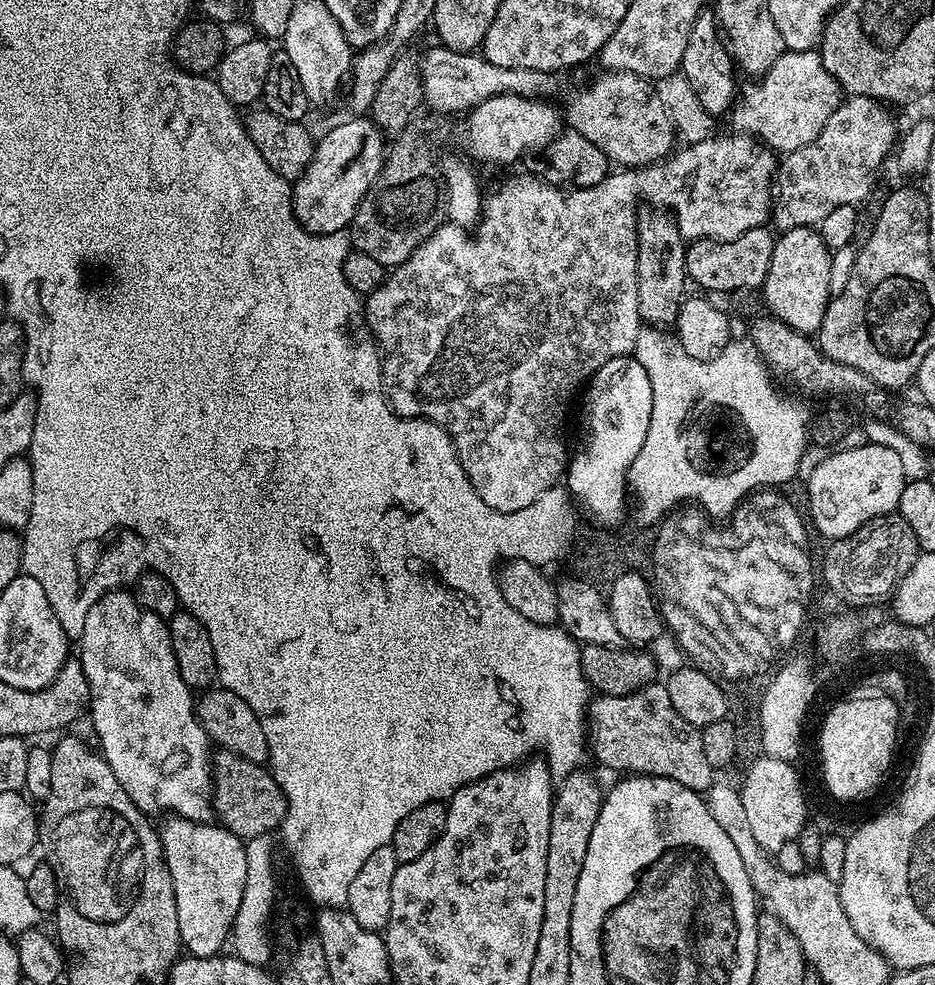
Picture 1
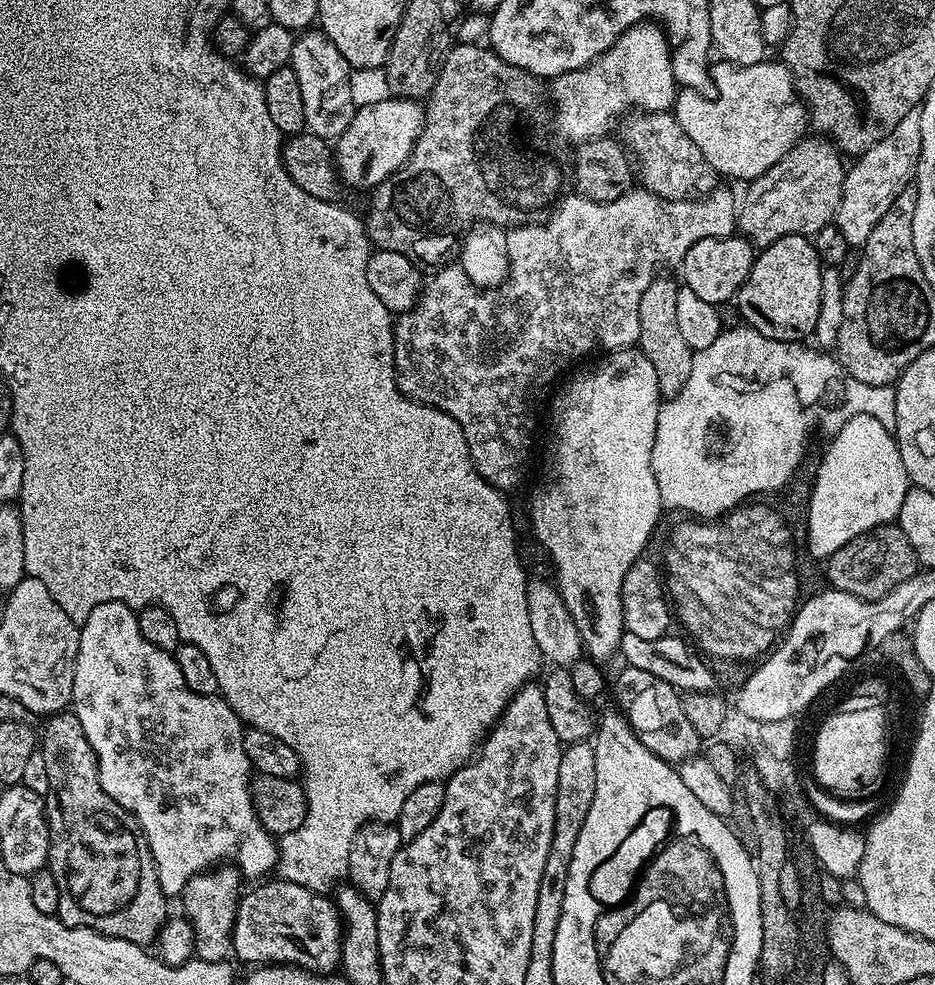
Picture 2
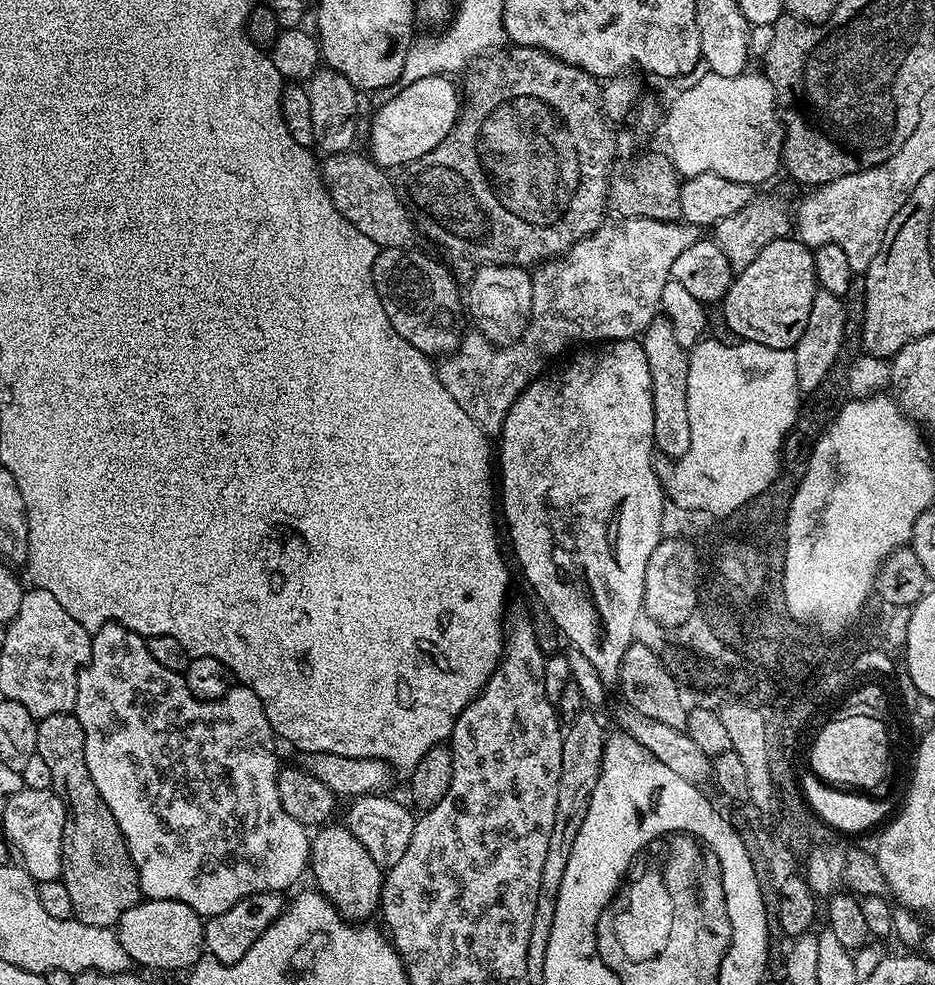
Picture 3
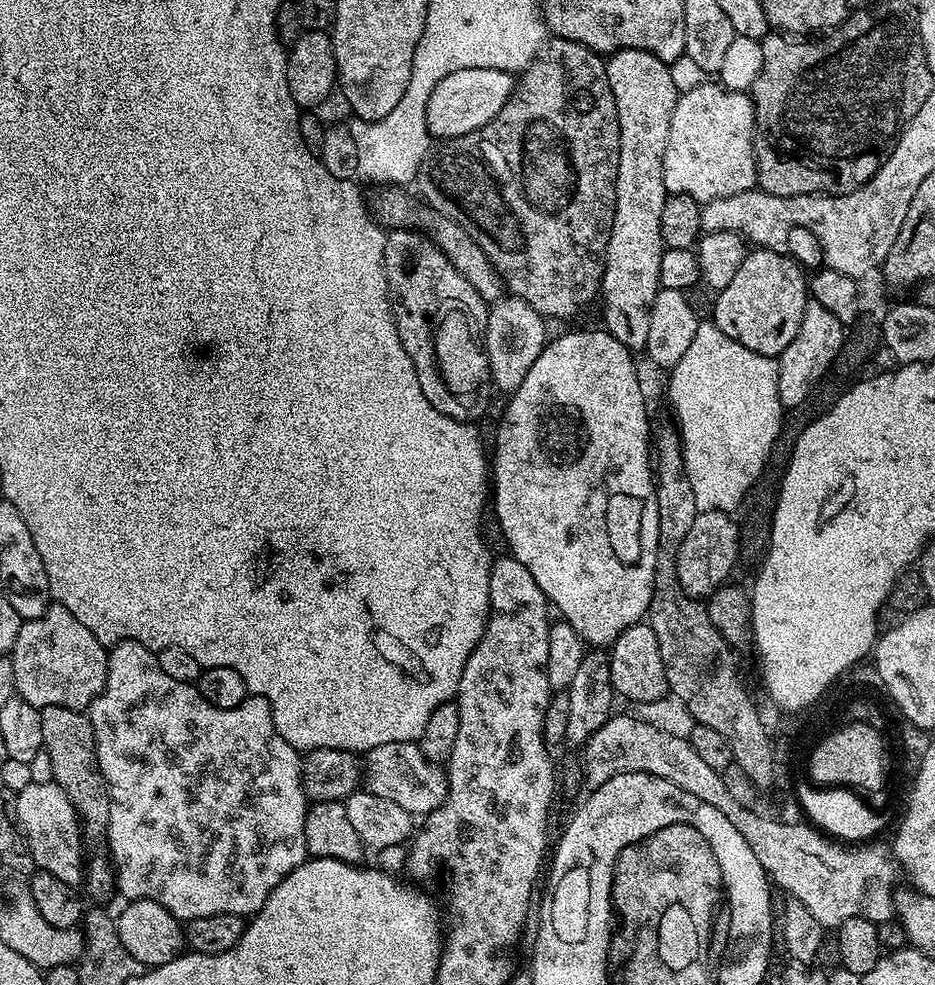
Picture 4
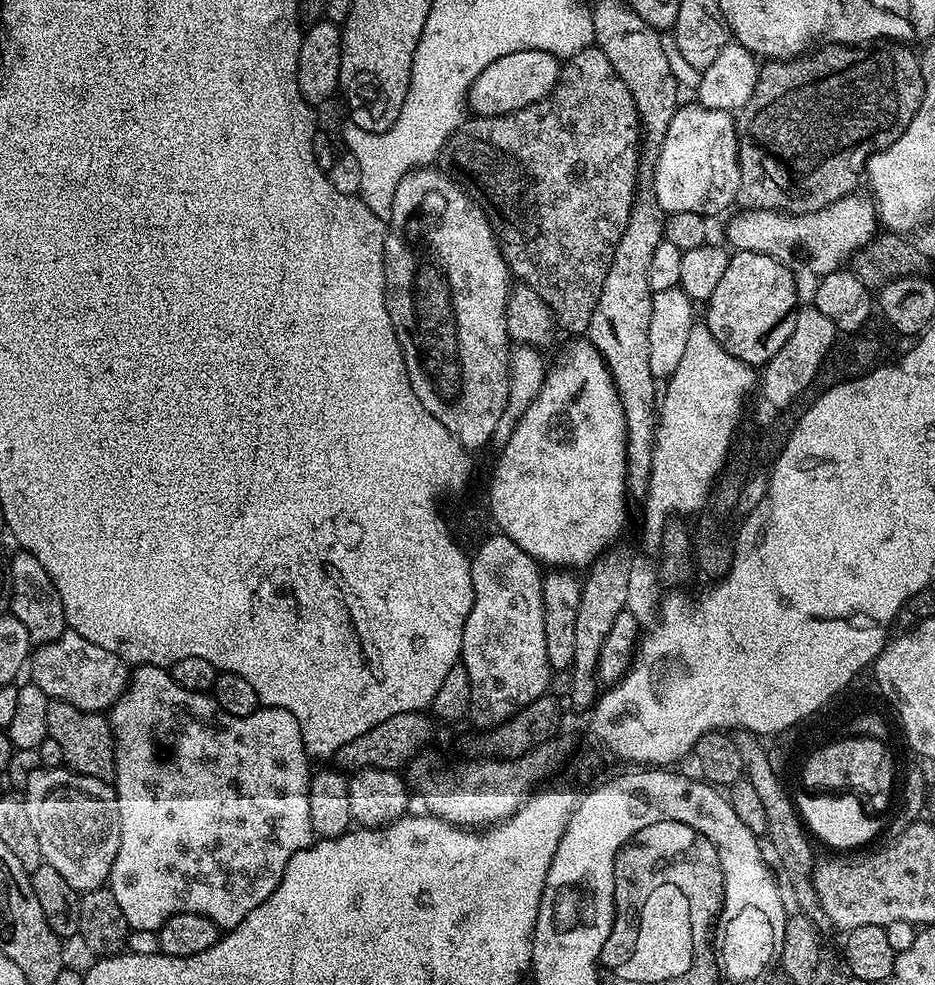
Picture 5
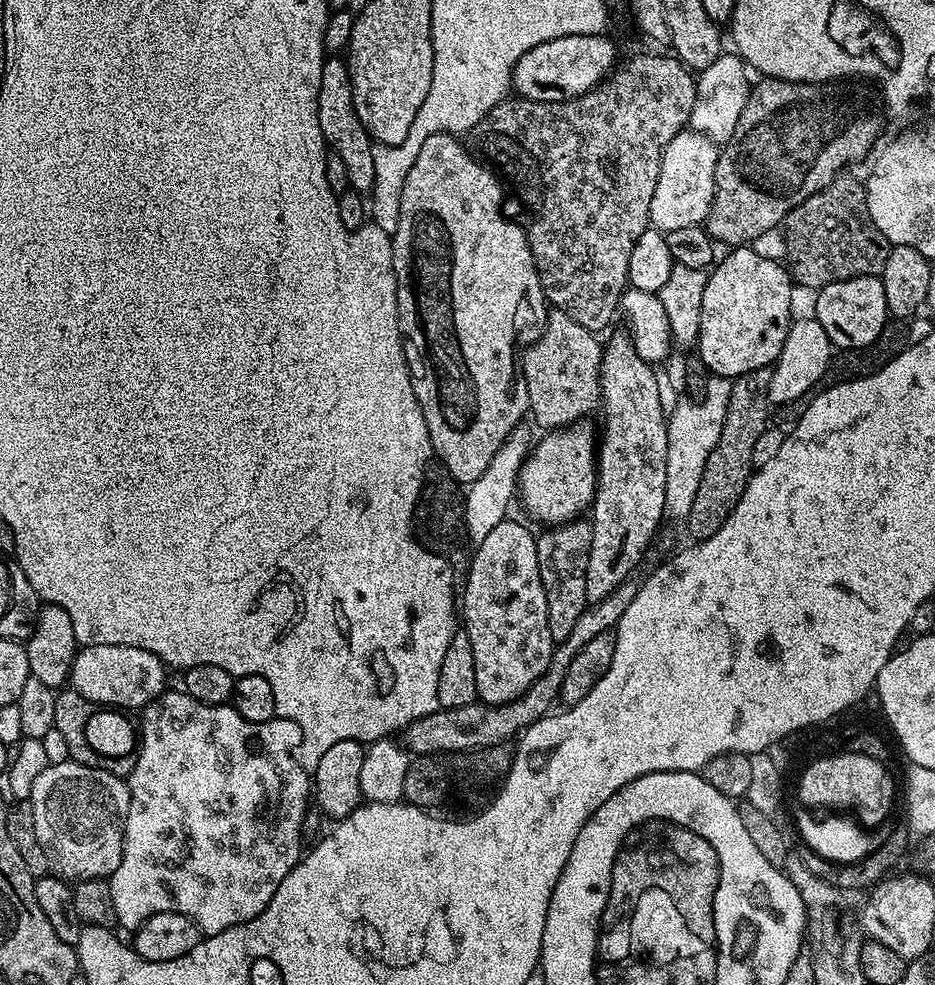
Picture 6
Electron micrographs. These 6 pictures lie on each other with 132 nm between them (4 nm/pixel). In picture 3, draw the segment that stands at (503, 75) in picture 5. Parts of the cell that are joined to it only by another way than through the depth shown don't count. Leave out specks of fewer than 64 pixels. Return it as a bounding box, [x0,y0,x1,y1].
[368,75,462,170]

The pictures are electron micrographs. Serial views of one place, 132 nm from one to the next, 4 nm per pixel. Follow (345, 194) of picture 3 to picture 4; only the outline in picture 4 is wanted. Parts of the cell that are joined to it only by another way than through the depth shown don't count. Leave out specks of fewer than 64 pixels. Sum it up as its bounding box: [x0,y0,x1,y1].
[370,186,505,306]

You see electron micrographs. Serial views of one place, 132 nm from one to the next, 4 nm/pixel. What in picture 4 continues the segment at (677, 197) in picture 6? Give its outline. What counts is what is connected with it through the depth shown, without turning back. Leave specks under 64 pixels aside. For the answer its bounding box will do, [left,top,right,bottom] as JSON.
[664,82,757,206]

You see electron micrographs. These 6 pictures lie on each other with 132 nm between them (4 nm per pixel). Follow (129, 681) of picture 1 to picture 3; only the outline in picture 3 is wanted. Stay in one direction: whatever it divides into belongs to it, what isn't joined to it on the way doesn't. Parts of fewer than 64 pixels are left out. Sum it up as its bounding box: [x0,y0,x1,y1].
[74,624,310,918]

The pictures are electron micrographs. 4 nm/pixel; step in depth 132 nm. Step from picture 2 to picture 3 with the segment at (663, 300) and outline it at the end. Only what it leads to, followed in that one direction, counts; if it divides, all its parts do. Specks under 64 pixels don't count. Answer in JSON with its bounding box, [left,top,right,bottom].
[642,314,690,458]

